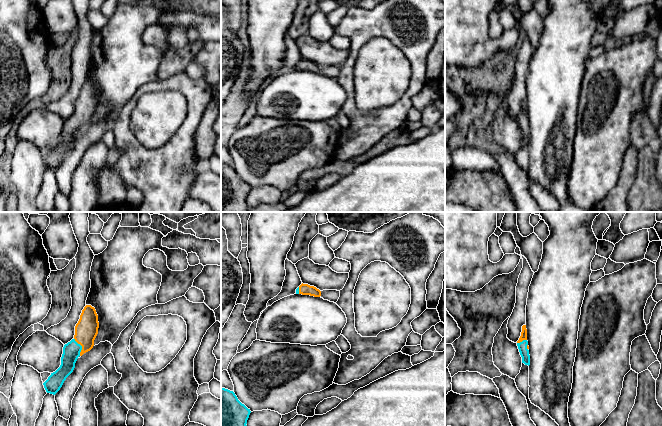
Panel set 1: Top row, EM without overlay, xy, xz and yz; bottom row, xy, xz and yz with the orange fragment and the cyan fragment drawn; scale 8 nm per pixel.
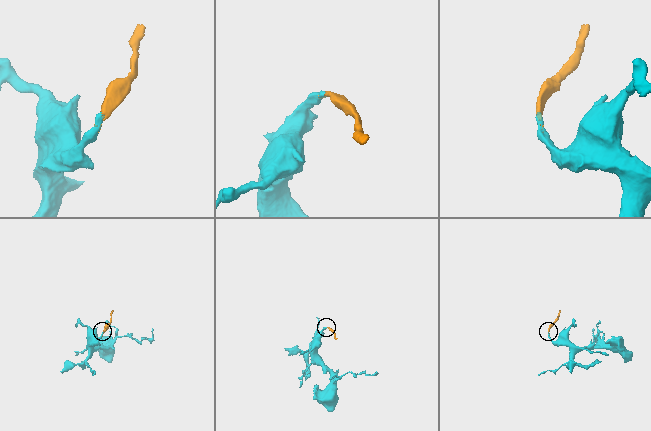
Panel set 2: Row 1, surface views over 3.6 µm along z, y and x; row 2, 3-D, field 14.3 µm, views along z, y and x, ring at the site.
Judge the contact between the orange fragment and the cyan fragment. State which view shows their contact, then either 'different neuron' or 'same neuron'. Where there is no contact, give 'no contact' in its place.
xy | same neuron

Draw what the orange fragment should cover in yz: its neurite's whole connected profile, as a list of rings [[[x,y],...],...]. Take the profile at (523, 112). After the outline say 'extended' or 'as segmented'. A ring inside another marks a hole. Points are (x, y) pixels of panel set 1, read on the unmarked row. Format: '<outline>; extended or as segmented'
[[[526,101],[522,102],[522,108],[519,116],[517,117],[517,122],[522,133],[522,139],[525,141],[530,141],[530,131],[529,131],[529,122],[527,117],[527,105]]]; extended

